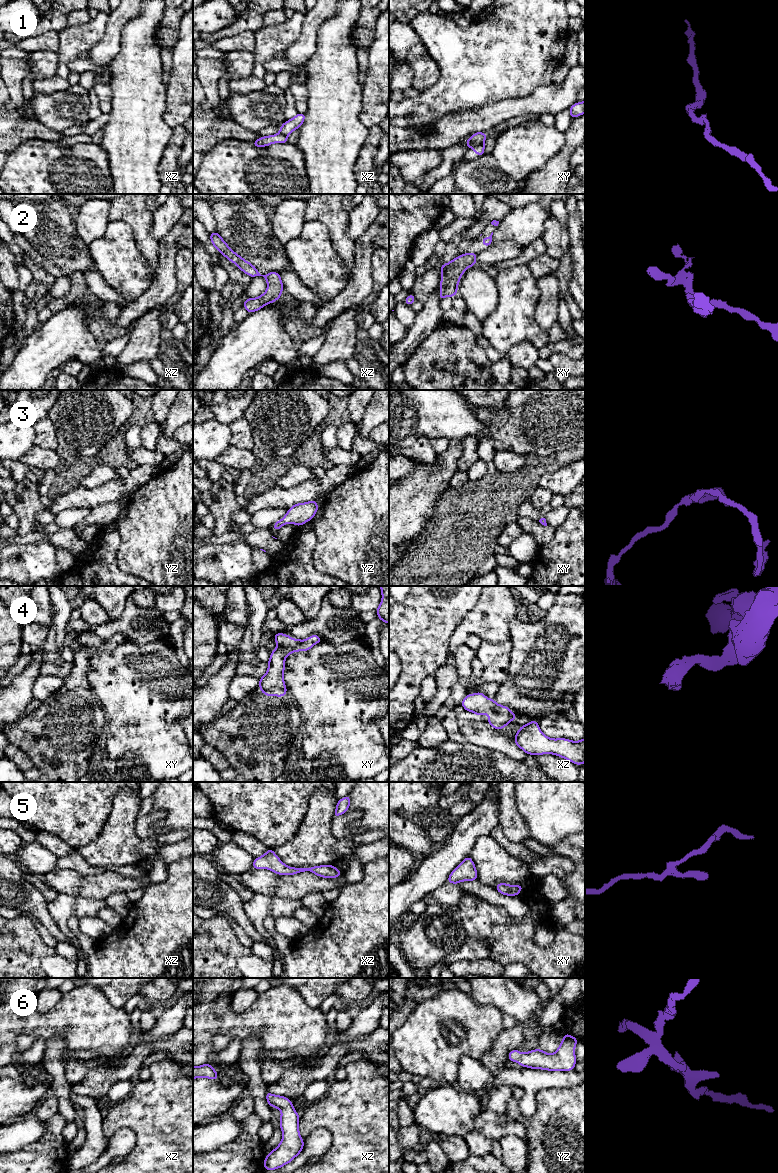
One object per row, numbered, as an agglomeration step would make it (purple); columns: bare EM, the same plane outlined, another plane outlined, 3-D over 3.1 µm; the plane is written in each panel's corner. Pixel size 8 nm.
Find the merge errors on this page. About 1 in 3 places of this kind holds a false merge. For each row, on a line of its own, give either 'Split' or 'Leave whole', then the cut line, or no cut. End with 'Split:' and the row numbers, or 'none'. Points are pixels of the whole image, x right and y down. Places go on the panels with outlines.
1: Split. Split along xy (484, 140), (470, 148)
2: Leave whole. No split
3: Leave whole. No split
4: Leave whole. No split
5: Leave whole. No split
6: Leave whole. No split
Split: 1

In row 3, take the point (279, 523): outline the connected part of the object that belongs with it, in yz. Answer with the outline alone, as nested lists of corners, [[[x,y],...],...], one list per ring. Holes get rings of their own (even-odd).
[[[316,500],[308,501],[305,503],[298,503],[289,508],[283,519],[278,520],[272,527],[280,531],[284,524],[295,524],[301,526],[304,523],[313,519],[318,510]]]

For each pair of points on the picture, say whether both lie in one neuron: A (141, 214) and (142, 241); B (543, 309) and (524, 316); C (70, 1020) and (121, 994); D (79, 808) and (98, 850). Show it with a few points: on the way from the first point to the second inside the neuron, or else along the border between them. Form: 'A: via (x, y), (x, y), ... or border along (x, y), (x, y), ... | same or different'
A: via (141, 221), (142, 234) | same
B: border along (539, 289), (540, 296), (534, 319), (547, 331) | different
C: border along (99, 988), (115, 1006), (122, 1008) | different
D: border along (106, 821), (102, 831), (94, 840), (77, 849) | different

